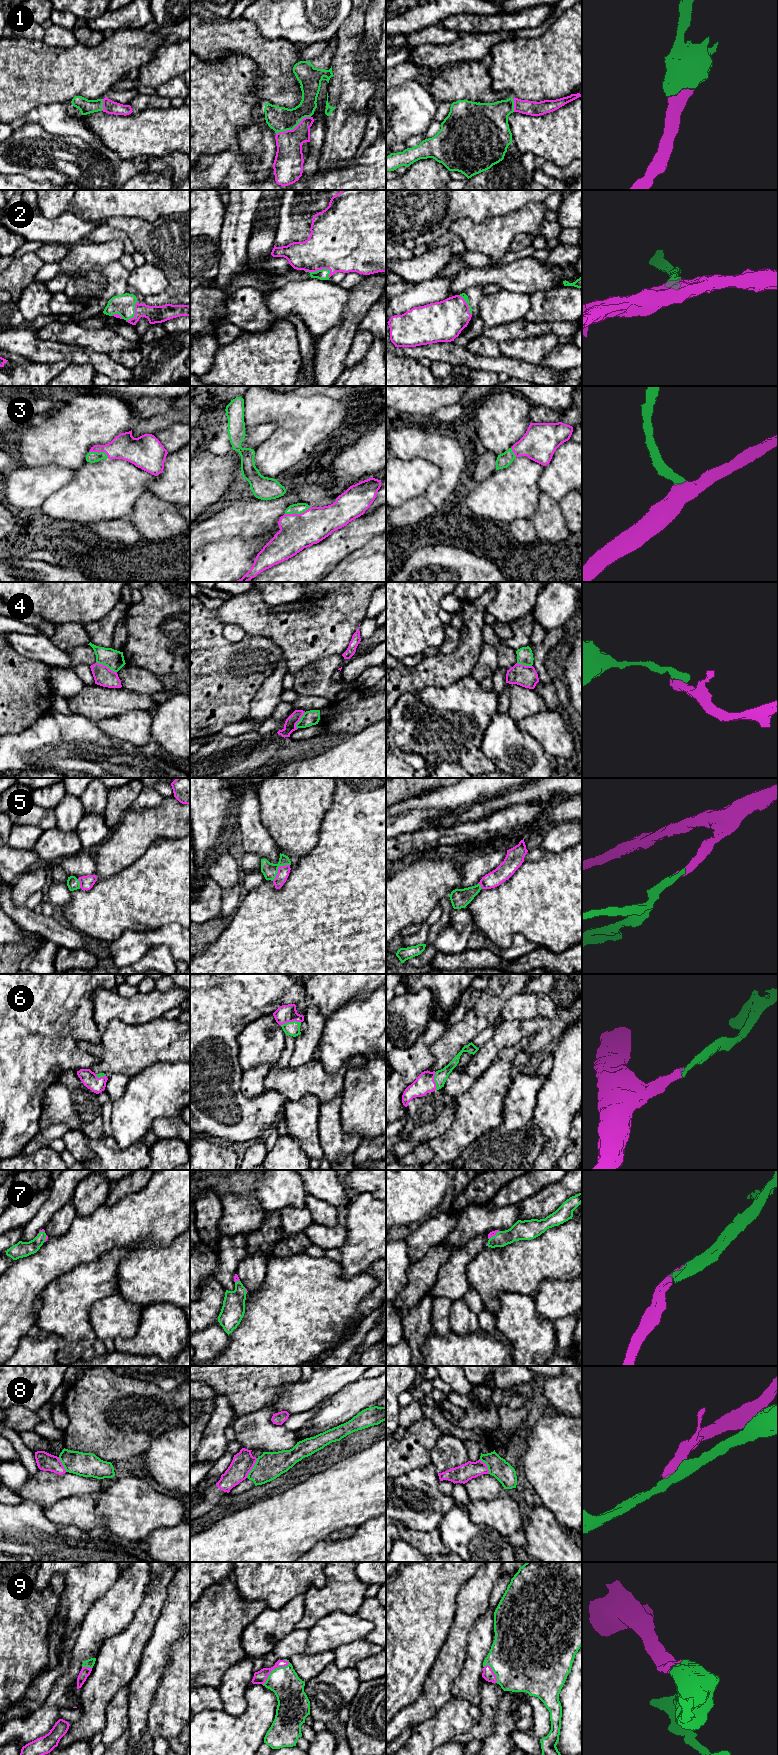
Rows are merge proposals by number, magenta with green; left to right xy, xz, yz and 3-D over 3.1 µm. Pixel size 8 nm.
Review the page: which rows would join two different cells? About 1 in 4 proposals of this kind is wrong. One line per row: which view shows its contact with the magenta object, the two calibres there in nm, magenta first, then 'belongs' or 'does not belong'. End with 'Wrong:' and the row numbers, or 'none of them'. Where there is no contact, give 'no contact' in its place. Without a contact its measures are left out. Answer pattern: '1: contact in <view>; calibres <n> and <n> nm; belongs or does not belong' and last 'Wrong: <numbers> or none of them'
1: contact in xz; calibres 220 and 200 nm; belongs
2: contact in xz; calibres 440 and 80 nm; belongs
3: contact in xz; calibres 280 and 90 nm; belongs
4: contact in xy; calibres 160 and 160 nm; does not belong
5: contact in xz; calibres 100 and 120 nm; belongs
6: contact in xz; calibres 140 and 110 nm; belongs
7: contact in yz; calibres 50 and 160 nm; belongs
8: contact in xz; calibres 170 and 220 nm; does not belong
9: contact in xz; calibres 110 and 240 nm; belongs
Wrong: 4, 8

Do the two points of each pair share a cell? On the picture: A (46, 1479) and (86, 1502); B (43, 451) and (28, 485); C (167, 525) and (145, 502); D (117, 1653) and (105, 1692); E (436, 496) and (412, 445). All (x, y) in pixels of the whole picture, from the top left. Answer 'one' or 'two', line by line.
A: two
B: two
C: one
D: one
E: one

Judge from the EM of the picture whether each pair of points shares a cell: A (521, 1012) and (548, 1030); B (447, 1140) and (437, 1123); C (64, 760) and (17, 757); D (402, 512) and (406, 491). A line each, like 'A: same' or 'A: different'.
A: different
B: different
C: same
D: different

